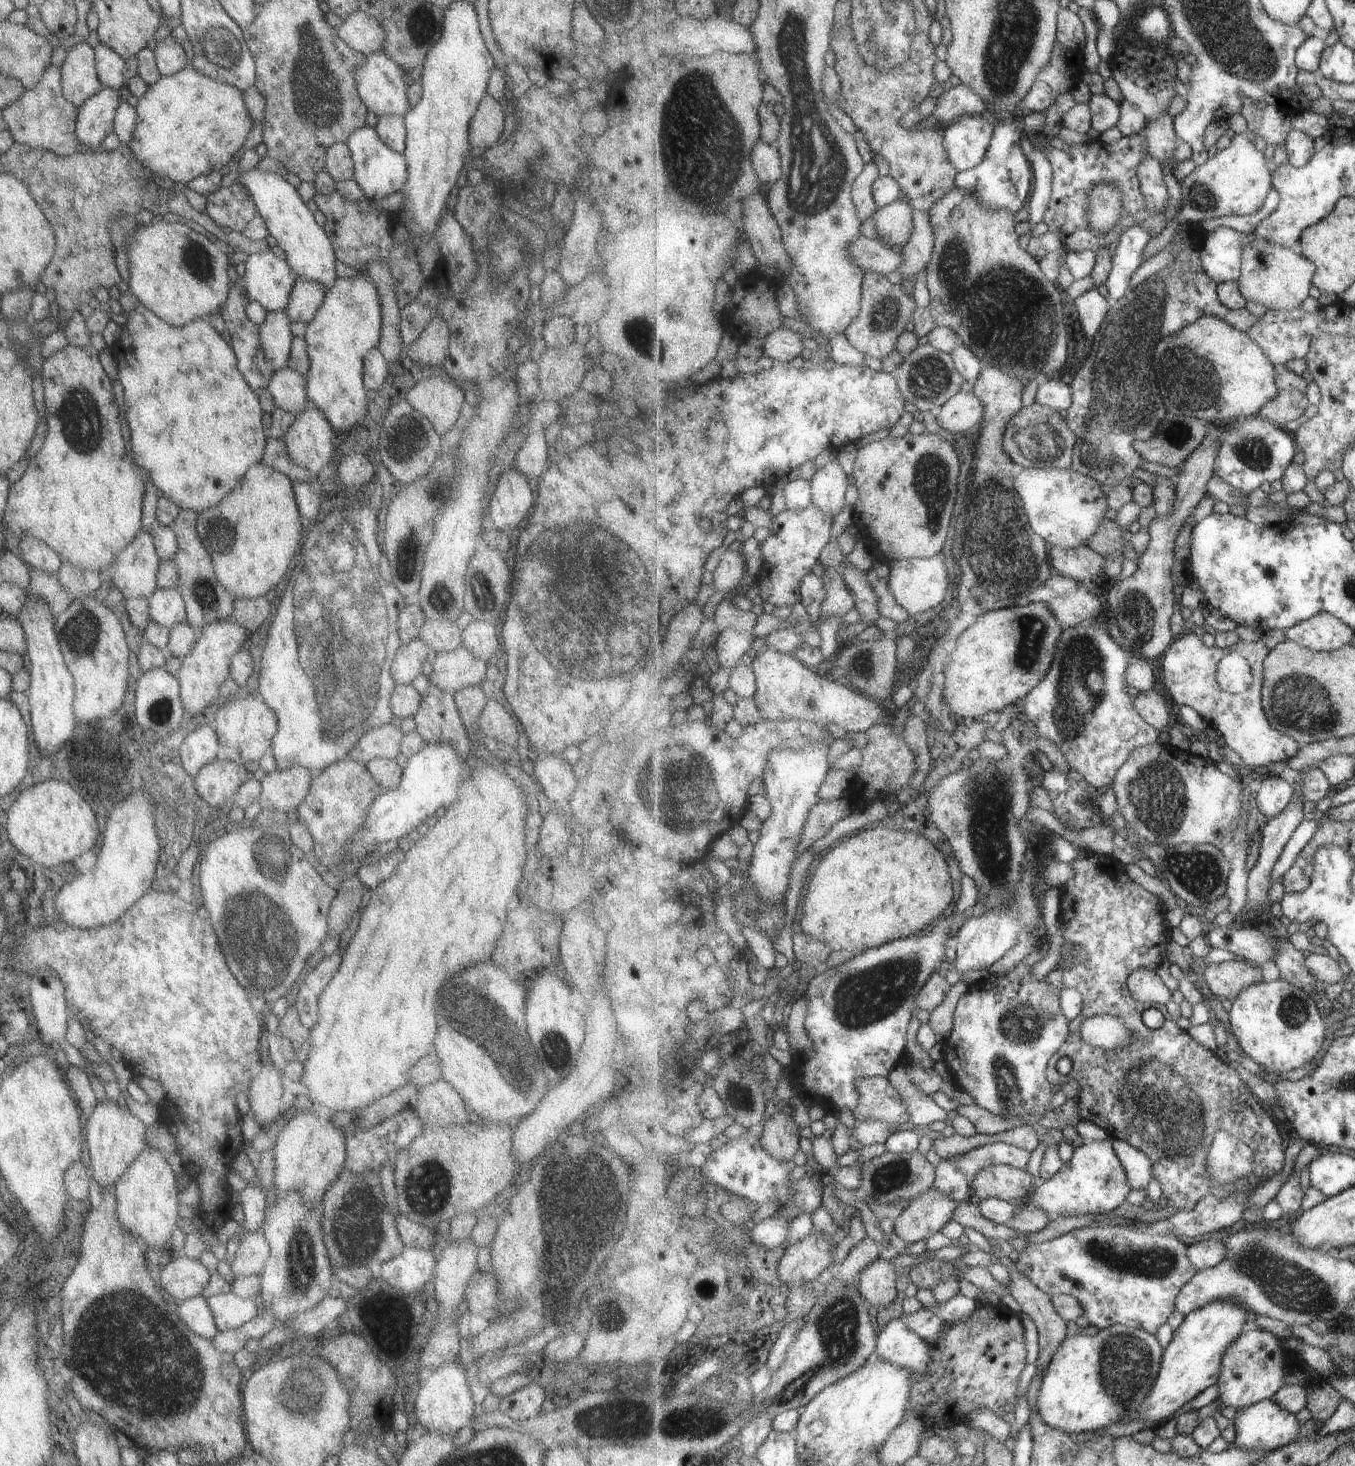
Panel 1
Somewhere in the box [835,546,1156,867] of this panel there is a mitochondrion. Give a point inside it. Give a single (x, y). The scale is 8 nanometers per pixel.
(1076, 689)

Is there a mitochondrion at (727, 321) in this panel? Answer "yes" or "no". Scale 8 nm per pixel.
no

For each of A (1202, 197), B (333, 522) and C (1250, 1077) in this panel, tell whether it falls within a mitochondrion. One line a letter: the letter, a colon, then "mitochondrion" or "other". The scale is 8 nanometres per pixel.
A: mitochondrion
B: other
C: other

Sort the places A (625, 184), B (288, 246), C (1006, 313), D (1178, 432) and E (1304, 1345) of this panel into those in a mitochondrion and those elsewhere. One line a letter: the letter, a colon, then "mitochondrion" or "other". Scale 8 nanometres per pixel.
A: other
B: other
C: mitochondrion
D: mitochondrion
E: other

